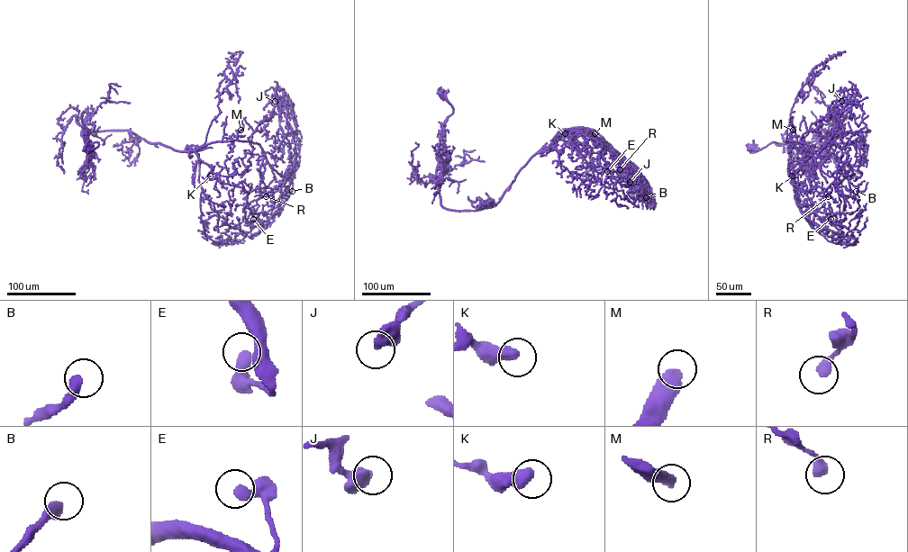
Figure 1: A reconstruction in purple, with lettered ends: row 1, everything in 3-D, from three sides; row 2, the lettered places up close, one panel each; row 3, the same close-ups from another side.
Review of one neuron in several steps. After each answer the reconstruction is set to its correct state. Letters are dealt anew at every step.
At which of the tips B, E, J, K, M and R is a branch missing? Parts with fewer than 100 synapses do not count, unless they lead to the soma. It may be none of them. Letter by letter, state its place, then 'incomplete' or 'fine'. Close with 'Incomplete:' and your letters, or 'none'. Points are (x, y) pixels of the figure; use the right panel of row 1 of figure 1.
B: place (856, 191); fine
E: place (830, 219); fine
J: place (841, 101); fine
K: place (792, 176); fine
M: place (793, 130); incomplete
R: place (828, 196); fine
Incomplete: M

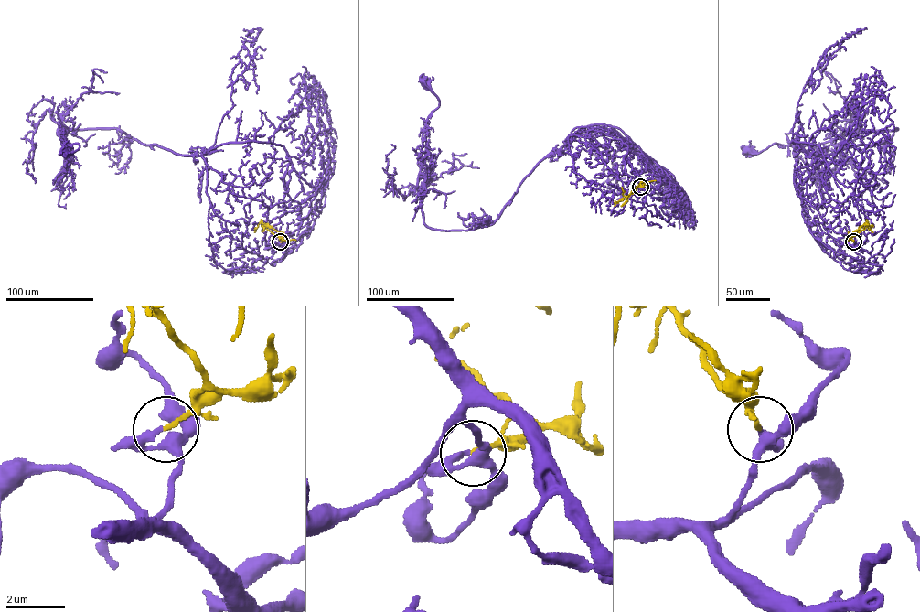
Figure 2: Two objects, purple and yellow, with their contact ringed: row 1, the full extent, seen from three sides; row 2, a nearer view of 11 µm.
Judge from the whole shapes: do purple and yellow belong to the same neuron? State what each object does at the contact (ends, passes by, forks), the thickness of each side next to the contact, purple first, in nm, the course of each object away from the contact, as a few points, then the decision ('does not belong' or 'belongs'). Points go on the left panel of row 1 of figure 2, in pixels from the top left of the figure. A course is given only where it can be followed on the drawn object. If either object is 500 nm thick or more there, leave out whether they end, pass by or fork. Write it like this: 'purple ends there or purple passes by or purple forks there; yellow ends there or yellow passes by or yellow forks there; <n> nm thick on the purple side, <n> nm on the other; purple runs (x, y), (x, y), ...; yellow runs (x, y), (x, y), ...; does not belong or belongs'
purple passes by; yellow ends there; 160 nm thick on the purple side, 140 nm on the other; purple runs (280, 241), (265, 243), (268, 207), (201, 155), (116, 128), (58, 129), (80, 144), (63, 151); yellow runs (280, 241), (278, 237), (262, 227), (262, 220), (254, 232); does not belong

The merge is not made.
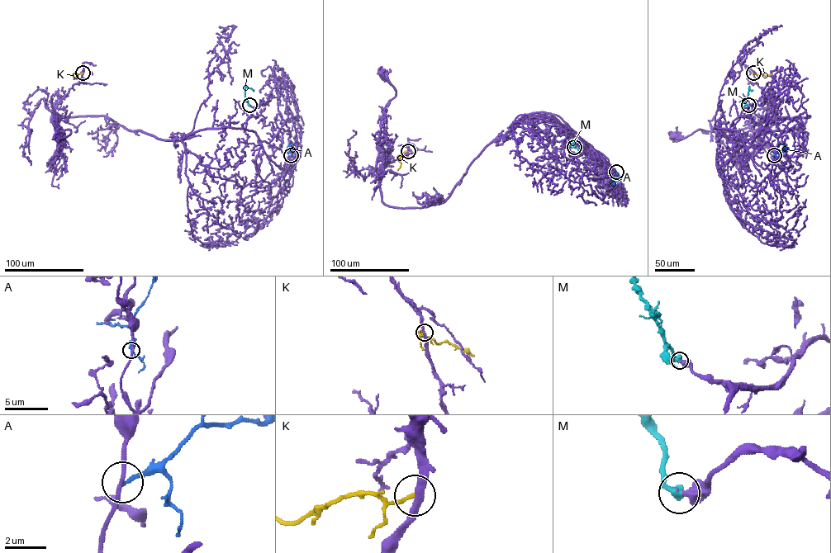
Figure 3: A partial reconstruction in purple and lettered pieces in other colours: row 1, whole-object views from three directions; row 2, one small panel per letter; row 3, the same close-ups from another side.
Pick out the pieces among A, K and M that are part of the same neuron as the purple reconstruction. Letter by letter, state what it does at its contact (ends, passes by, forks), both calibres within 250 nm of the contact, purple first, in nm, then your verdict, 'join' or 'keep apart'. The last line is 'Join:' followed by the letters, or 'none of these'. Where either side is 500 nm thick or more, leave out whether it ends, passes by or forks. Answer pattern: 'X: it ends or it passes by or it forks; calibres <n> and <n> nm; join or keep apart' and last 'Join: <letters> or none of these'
A: it ends; calibres 170 and 180 nm; keep apart
K: it ends; calibres 300 and 180 nm; keep apart
M: calibres 500 and 480 nm; join
Join: M

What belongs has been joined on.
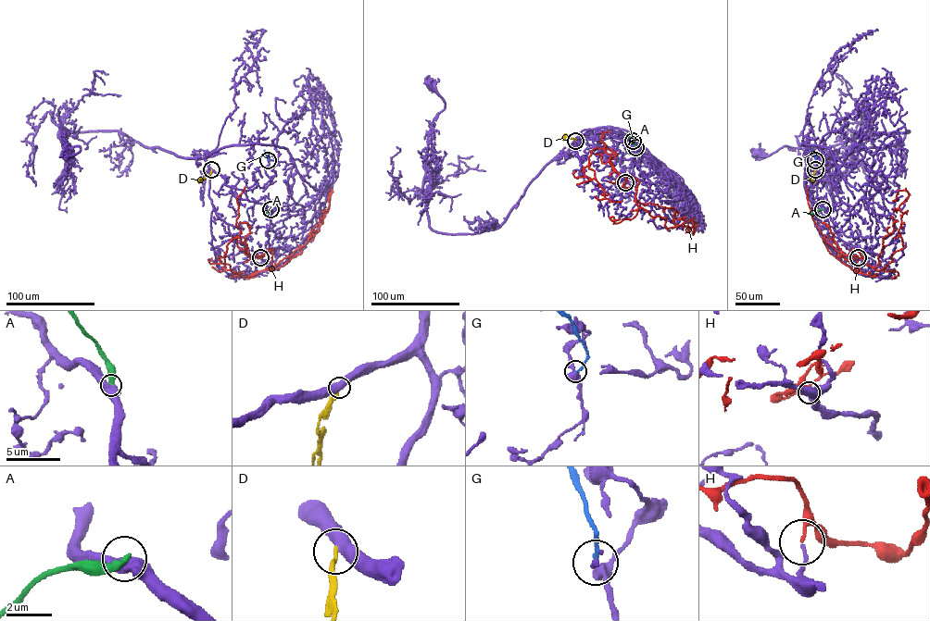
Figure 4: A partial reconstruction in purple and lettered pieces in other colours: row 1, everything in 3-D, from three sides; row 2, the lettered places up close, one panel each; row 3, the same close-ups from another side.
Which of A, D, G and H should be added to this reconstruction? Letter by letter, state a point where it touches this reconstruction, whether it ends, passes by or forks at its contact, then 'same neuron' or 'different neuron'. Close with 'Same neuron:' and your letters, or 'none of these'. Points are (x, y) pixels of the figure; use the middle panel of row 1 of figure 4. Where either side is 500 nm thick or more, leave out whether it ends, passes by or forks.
A: contact (635, 147); different neuron
D: contact (575, 141); different neuron
G: contact (633, 141); it ends; different neuron
H: contact (625, 182); it ends; different neuron
Same neuron: none of these

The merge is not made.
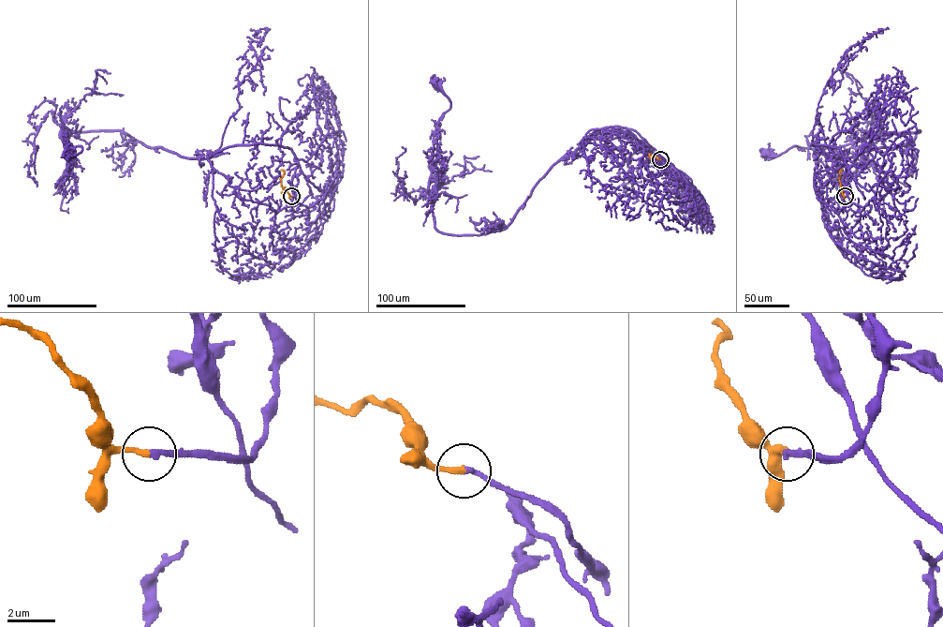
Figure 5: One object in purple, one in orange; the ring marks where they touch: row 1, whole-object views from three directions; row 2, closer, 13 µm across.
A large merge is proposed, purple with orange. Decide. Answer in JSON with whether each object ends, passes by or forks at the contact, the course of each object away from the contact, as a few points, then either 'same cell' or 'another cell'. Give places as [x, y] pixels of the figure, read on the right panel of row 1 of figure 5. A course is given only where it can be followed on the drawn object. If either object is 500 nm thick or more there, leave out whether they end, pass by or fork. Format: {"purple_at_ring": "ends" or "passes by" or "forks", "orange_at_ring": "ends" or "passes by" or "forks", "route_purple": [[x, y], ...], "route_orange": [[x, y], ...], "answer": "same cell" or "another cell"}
{"purple_at_ring": "ends", "orange_at_ring": "ends", "route_purple": [[845, 196], [852, 203], [837, 214], [817, 198], [814, 175], [835, 158], [905, 145], [920, 131], [768, 154]], "route_orange": [[845, 196], [839, 178], [843, 170]], "answer": "same cell"}

